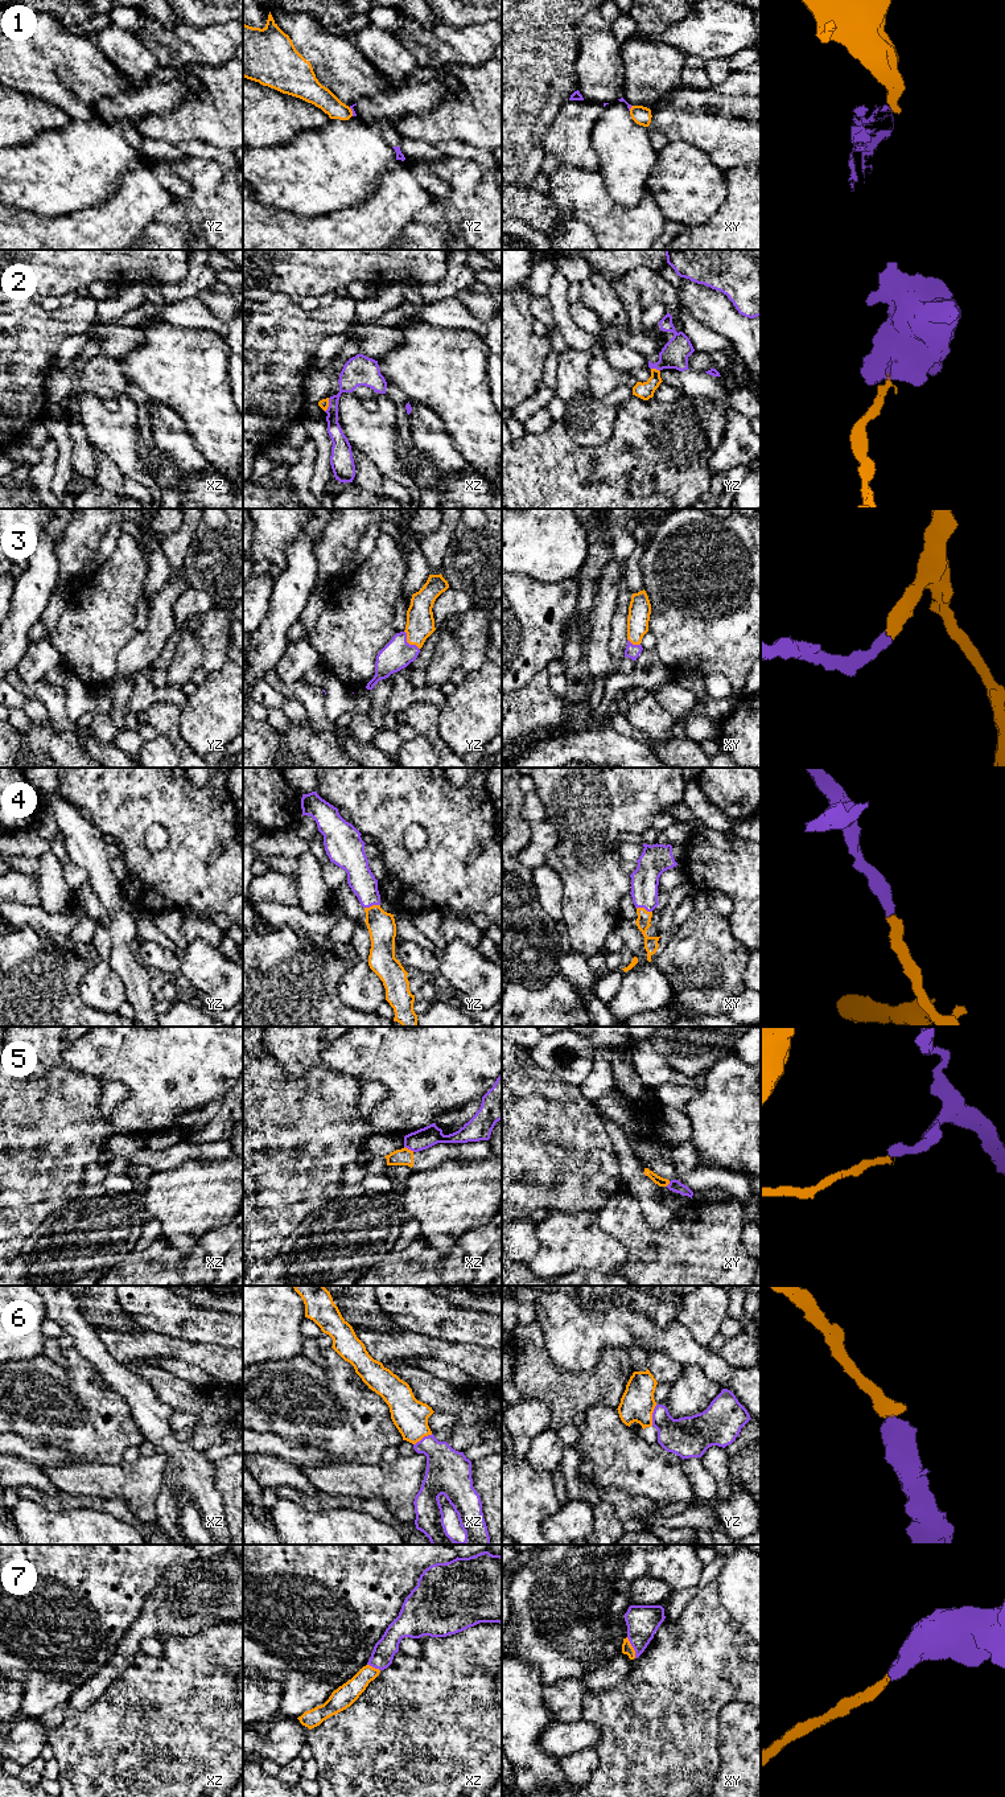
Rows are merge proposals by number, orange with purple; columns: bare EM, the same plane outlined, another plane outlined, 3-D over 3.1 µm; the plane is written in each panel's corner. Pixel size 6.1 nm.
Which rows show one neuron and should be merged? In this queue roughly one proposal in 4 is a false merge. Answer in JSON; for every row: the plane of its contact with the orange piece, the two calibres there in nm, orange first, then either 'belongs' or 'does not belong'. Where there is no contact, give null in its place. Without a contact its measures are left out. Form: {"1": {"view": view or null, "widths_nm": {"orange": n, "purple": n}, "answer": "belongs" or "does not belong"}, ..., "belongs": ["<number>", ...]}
{"1": {"view": "yz", "widths_nm": {"orange": 130, "purple": 20}, "answer": "does not belong"}, "2": {"view": "yz", "widths_nm": {"orange": 100, "purple": 160}, "answer": "does not belong"}, "3": {"view": "yz", "widths_nm": {"orange": 180, "purple": 180}, "answer": "belongs"}, "4": {"view": "yz", "widths_nm": {"orange": 170, "purple": 160}, "answer": "belongs"}, "5": {"view": "xz", "widths_nm": {"orange": 110, "purple": 130}, "answer": "does not belong"}, "6": {"view": "yz", "widths_nm": {"orange": 200, "purple": 240}, "answer": "belongs"}, "7": {"view": "xy", "widths_nm": {"orange": 70, "purple": 200}, "answer": "belongs"}, "belongs": ["3", "4", "6", "7"]}

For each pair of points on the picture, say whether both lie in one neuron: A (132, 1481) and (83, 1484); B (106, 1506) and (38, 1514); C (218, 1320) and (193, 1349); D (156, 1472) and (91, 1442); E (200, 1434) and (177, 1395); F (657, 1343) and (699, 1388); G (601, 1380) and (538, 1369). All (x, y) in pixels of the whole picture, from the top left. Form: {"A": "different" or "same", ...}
{"A": "same", "B": "different", "C": "different", "D": "different", "E": "same", "F": "different", "G": "same"}

